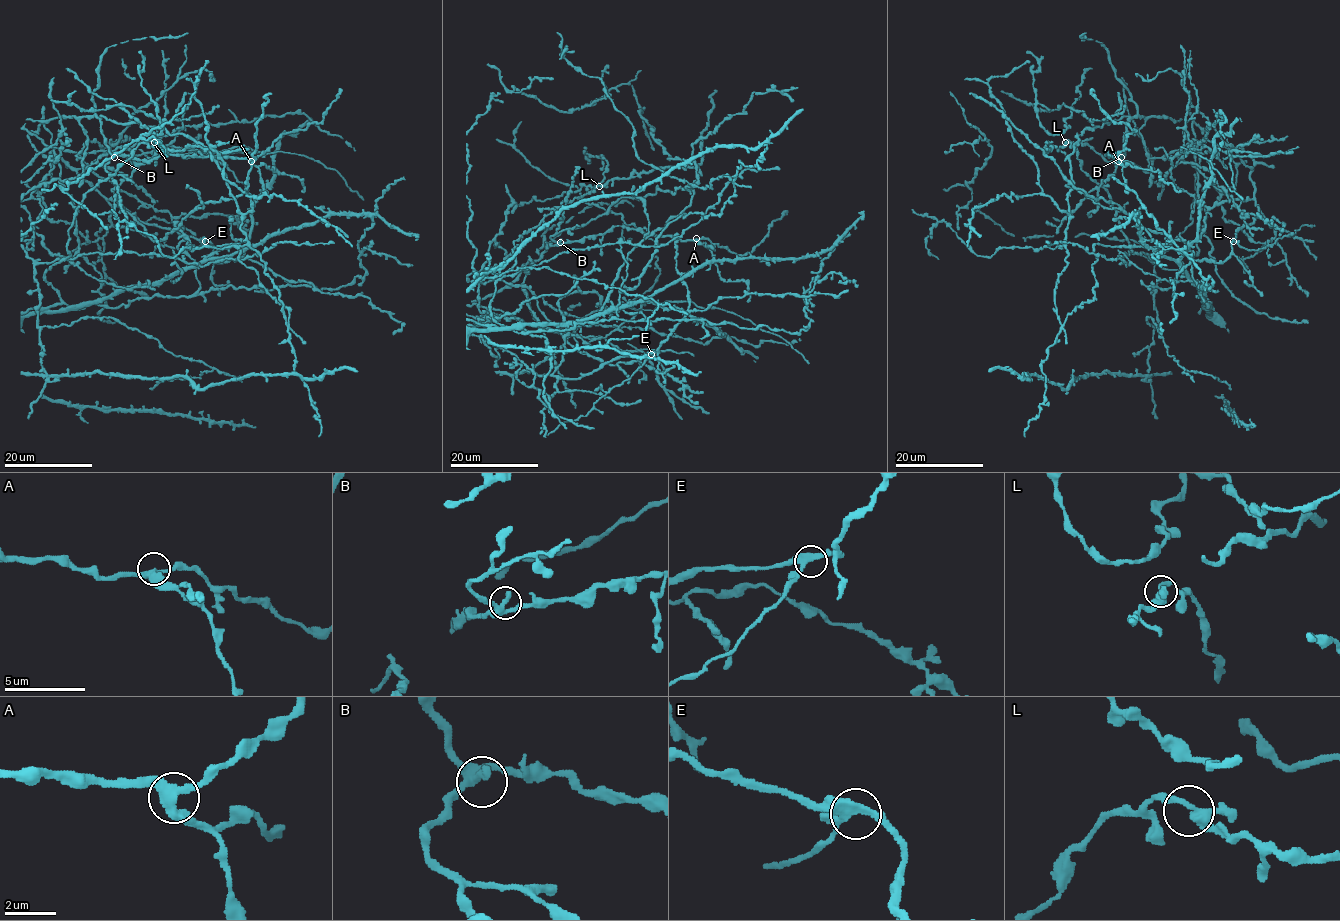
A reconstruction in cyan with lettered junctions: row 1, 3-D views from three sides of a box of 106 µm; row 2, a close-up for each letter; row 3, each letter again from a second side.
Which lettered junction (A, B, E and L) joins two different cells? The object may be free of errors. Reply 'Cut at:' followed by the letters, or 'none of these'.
Cut at: E

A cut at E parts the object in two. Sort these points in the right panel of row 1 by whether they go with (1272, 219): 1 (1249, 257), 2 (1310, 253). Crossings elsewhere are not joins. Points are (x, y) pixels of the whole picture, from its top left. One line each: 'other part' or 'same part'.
1: same part
2: same part

